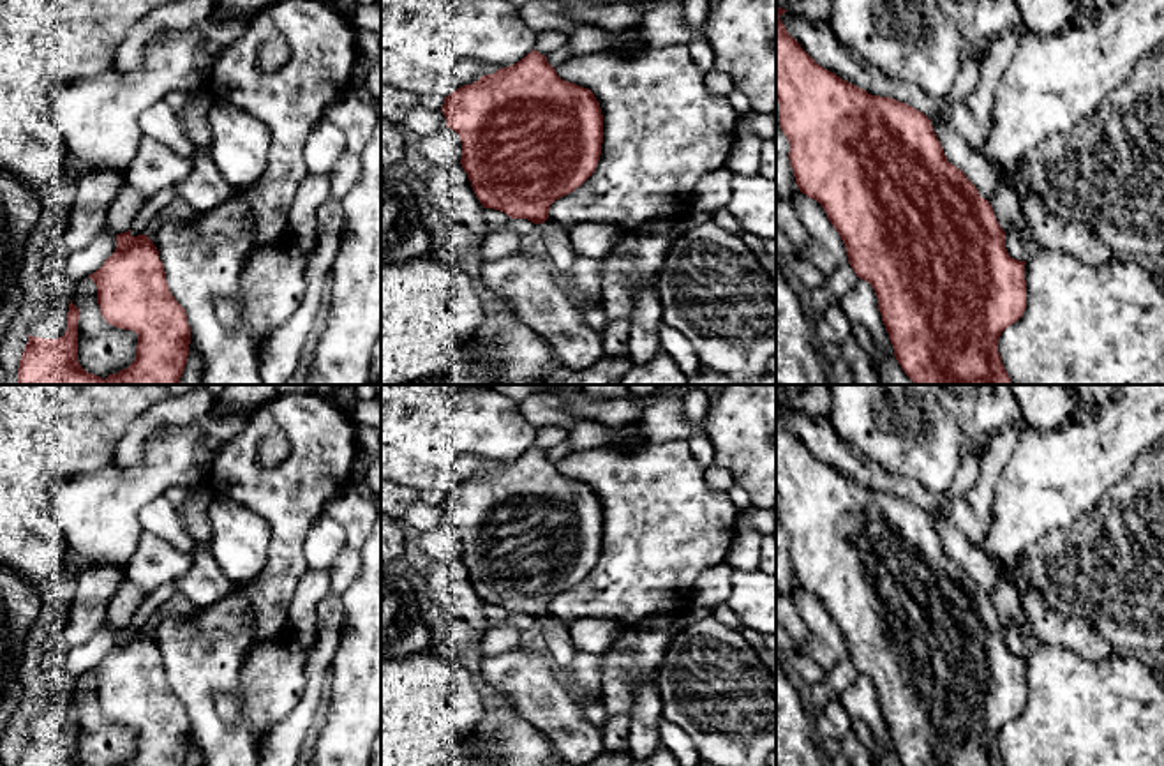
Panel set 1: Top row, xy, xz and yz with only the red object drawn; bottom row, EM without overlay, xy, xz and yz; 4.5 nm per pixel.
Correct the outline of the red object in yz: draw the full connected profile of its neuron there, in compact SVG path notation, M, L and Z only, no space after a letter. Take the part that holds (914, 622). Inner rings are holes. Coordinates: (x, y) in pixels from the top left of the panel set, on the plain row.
M776 401L776 496L780 498L780 522L790 538L790 561L802 590L818 597L827 614L839 628L848 658L859 674L875 685L878 706L903 766L1005 766L998 748L1002 727L1016 718L1026 704L1025 658L1009 651L1005 627L998 620L988 595L984 595L966 570L951 559L944 549L931 515L919 505L891 492L871 491L818 461L801 439L787 427L780 411L787 408Z

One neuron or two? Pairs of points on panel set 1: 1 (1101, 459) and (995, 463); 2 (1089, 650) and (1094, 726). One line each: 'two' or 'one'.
1: two
2: two

